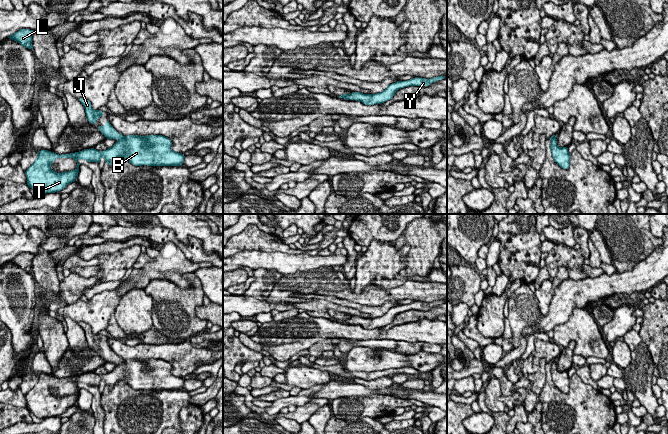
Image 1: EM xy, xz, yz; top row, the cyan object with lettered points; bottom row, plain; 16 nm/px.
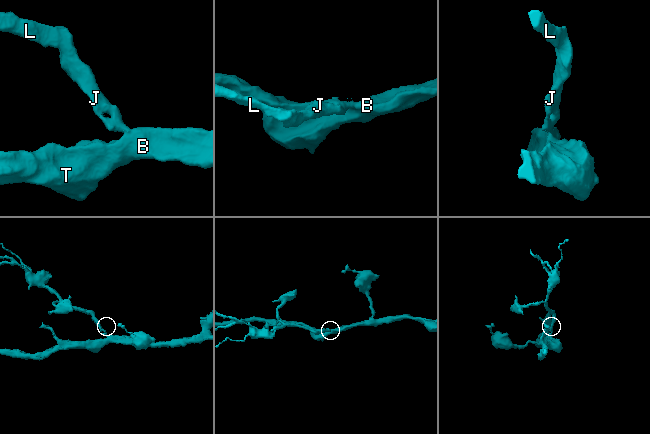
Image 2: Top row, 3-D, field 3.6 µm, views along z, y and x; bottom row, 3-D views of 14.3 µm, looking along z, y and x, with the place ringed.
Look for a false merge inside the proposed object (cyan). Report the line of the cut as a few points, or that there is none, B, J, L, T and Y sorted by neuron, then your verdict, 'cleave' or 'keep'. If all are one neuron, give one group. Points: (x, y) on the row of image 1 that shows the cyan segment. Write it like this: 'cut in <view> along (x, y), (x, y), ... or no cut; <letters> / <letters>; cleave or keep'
cut in xy along (124, 137), (120, 140); B T Y / J L; cleave

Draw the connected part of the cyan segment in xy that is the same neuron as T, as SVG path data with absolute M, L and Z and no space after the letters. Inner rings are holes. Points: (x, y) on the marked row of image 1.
M128 135L105 151L95 148L70 154L56 154L47 149L40 150L33 164L25 171L27 186L38 194L55 193L75 181L79 173L79 159L100 163L102 157L111 166L119 157L124 157L135 166L182 166L185 155L171 150L172 142L162 135ZM74 158L77 169L57 173L51 169L55 159Z

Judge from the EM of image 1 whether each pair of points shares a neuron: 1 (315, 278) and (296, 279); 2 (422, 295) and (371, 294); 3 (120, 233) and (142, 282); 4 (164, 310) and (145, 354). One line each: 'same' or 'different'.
1: same
2: same
3: different
4: different

